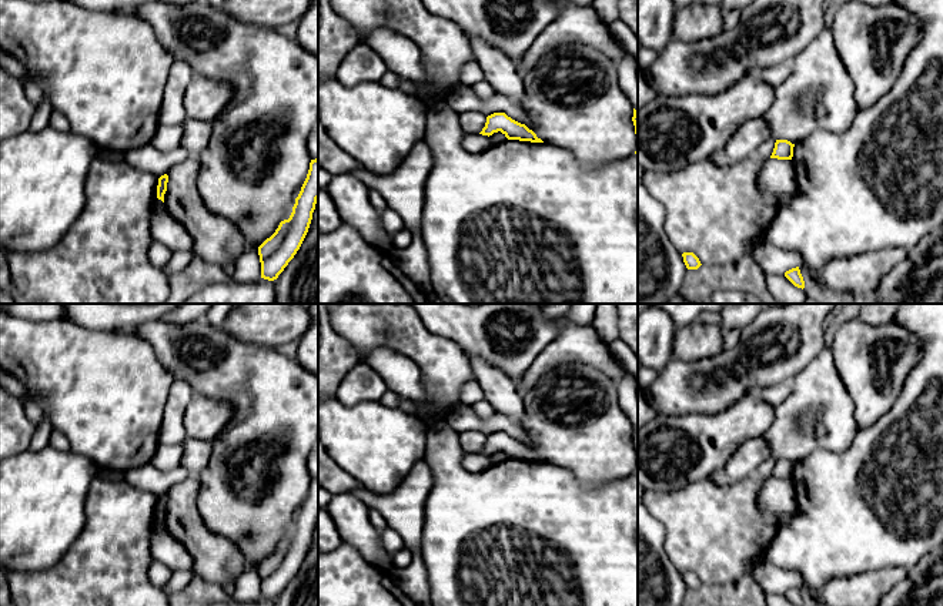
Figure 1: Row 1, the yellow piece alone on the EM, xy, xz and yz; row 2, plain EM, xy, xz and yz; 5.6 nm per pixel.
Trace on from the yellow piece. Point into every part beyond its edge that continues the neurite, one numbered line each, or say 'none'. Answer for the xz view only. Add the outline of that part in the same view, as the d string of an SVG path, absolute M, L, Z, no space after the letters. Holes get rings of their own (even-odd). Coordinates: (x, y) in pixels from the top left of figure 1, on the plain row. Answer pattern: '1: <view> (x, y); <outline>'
1: xz (464, 418); M464 404L455 412L448 415L445 425L457 433L469 429L484 432L486 435L494 432L505 432L508 436L521 443L529 442L529 435L519 425L519 422L512 422L508 416L496 412L488 419L481 419L472 406Z

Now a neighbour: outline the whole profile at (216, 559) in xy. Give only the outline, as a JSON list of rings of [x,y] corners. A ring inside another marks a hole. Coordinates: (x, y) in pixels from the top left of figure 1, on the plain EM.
[[[193,475],[168,489],[164,526],[191,555],[195,576],[225,586],[244,572],[244,555],[205,526],[197,506],[198,491],[198,476]]]

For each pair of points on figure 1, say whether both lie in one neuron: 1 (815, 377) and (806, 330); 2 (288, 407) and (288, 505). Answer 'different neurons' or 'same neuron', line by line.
1: different neurons
2: same neuron

